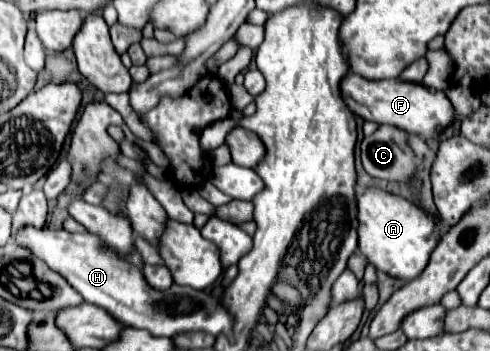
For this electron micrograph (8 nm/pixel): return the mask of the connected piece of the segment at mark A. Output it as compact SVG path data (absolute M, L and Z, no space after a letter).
M376 188L358 196L358 248L378 270L402 282L416 280L428 266L430 254L438 242L436 222L412 202Z

